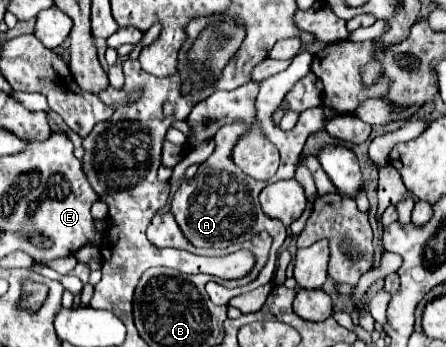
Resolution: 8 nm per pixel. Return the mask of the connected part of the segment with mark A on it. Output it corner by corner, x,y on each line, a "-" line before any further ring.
238,121
227,124
218,130
214,136
214,140
216,140
214,154
204,164
200,164
194,178
184,180
180,184
180,188
174,192
174,196
170,200
170,212
174,214
184,238
190,244
198,246
198,248
224,248
224,246
230,246
230,244
236,244
236,242
246,242
262,230
270,232
270,236
274,238
274,244
272,244
272,252
270,252
266,268
254,280
254,288
258,288
262,284
268,284
274,276
276,260
278,260
280,248
286,240
286,226
278,220
268,218
260,208
258,194
262,192
262,188
268,182
260,182
260,180
254,180
254,178
246,176
232,162
234,142
240,136
244,136
247,130
247,124

